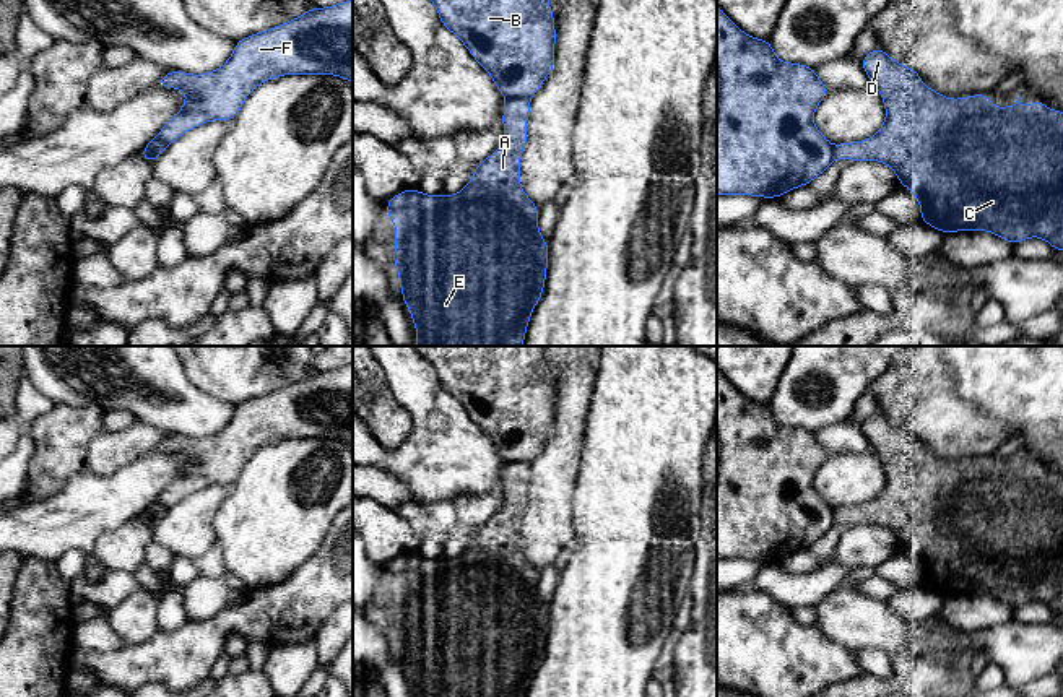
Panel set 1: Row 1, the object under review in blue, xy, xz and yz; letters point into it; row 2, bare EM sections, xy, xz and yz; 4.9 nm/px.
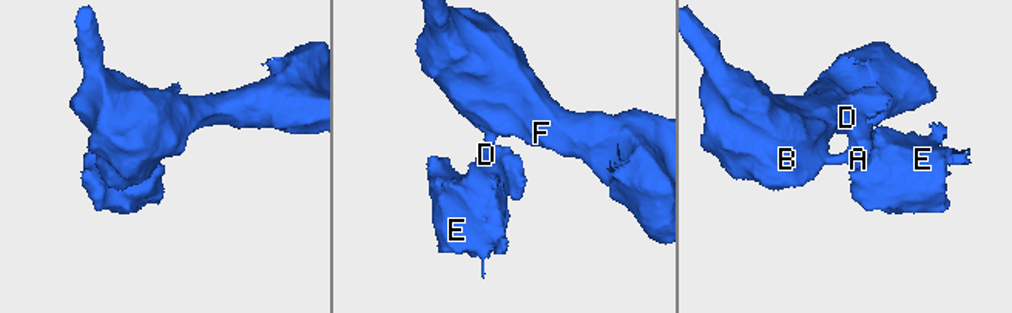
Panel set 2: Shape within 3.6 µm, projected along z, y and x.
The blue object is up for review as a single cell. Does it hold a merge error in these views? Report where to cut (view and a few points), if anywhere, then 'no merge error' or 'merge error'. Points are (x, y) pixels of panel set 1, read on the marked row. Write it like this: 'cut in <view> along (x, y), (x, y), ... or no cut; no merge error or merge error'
cut in xz along (529, 98), (507, 99); merge error

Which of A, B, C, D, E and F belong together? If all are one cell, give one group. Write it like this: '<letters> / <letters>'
A C D E / B F

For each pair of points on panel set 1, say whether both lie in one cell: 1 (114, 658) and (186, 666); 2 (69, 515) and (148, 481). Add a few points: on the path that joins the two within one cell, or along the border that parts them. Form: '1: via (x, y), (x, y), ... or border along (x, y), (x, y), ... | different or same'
1: via (132, 663), (168, 663) | same
2: via (88, 504), (109, 502), (129, 491) | same

